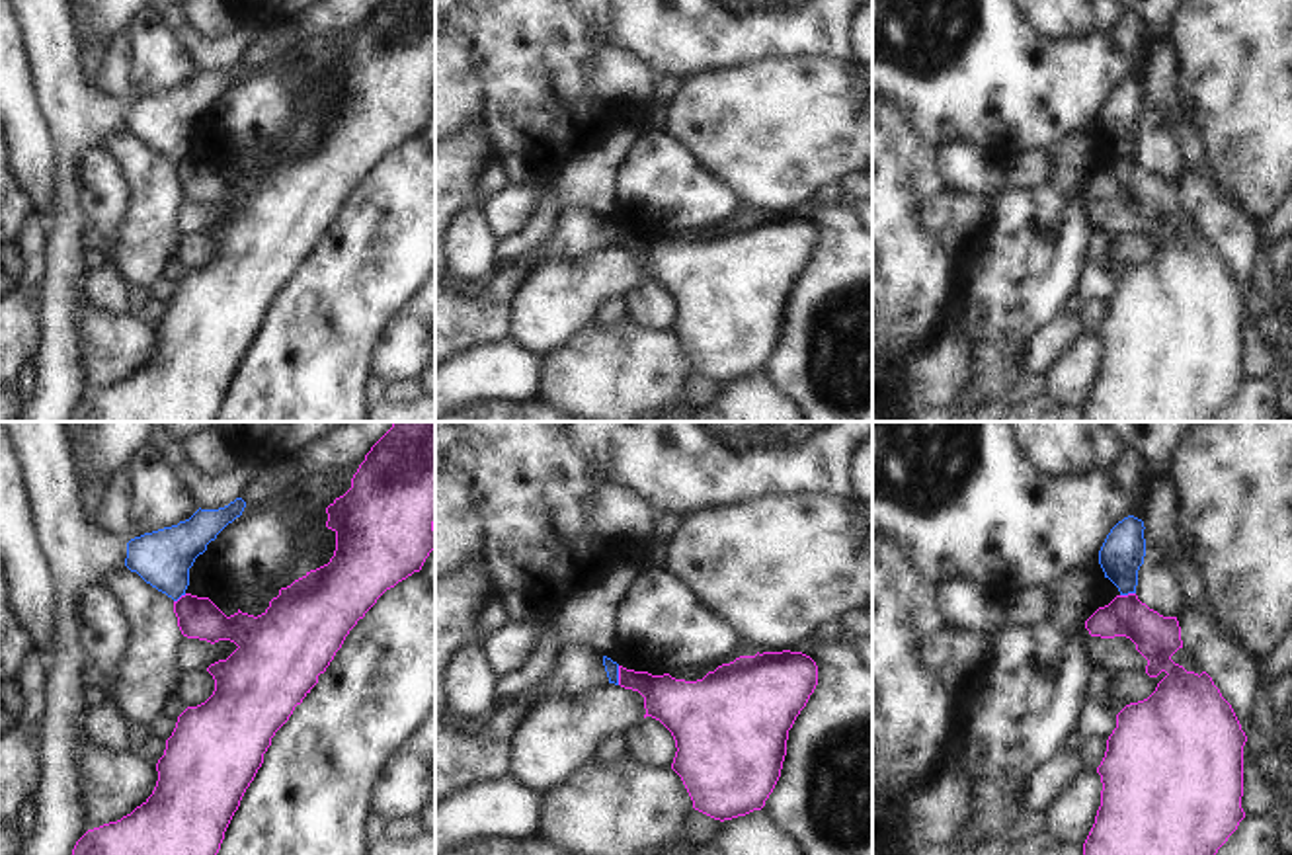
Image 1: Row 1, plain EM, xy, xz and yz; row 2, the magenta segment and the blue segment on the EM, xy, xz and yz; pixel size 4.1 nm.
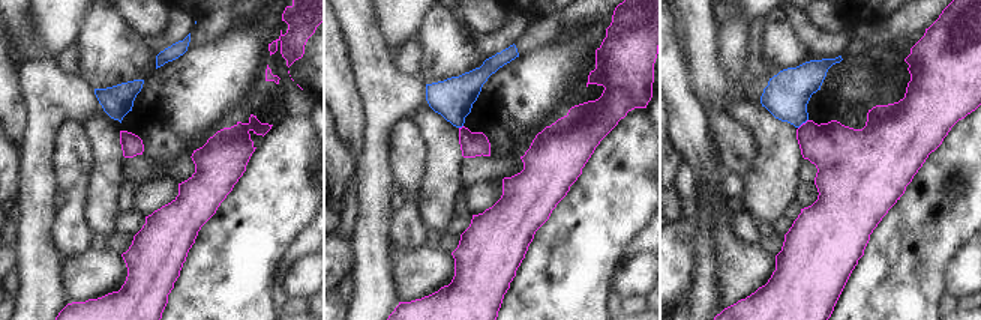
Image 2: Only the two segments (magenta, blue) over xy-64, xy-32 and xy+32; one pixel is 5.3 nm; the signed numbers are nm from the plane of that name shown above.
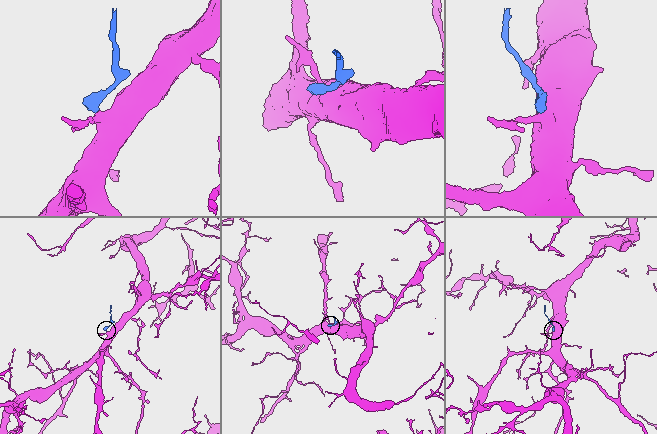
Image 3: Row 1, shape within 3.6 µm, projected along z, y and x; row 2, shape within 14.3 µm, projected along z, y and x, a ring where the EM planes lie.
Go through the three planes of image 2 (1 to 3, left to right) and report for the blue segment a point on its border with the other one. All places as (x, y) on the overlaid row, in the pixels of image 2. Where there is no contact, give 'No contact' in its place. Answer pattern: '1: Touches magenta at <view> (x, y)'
1: No contact
2: Touches magenta at xy-32 (462, 126)
3: Touches magenta at xy+32 (803, 123)

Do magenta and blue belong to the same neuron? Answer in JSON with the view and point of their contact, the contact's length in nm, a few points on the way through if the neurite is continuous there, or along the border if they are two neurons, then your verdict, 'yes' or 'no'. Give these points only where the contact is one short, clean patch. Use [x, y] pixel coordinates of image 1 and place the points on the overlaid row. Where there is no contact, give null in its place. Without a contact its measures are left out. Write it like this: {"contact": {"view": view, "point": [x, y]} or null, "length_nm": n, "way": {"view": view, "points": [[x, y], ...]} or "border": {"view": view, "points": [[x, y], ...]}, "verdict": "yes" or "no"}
{"contact": {"view": "xz", "point": [619, 676]}, "length_nm": 80, "border": {"view": "xz", "points": [[617, 666], [619, 684]]}, "verdict": "no"}

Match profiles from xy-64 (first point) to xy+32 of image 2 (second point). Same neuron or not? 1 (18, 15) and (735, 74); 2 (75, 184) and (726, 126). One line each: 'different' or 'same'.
1: different
2: same

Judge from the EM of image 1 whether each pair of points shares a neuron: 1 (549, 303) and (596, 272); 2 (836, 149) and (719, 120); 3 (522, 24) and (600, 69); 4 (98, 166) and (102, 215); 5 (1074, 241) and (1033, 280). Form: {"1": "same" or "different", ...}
{"1": "same", "2": "same", "3": "different", "4": "same", "5": "same"}

